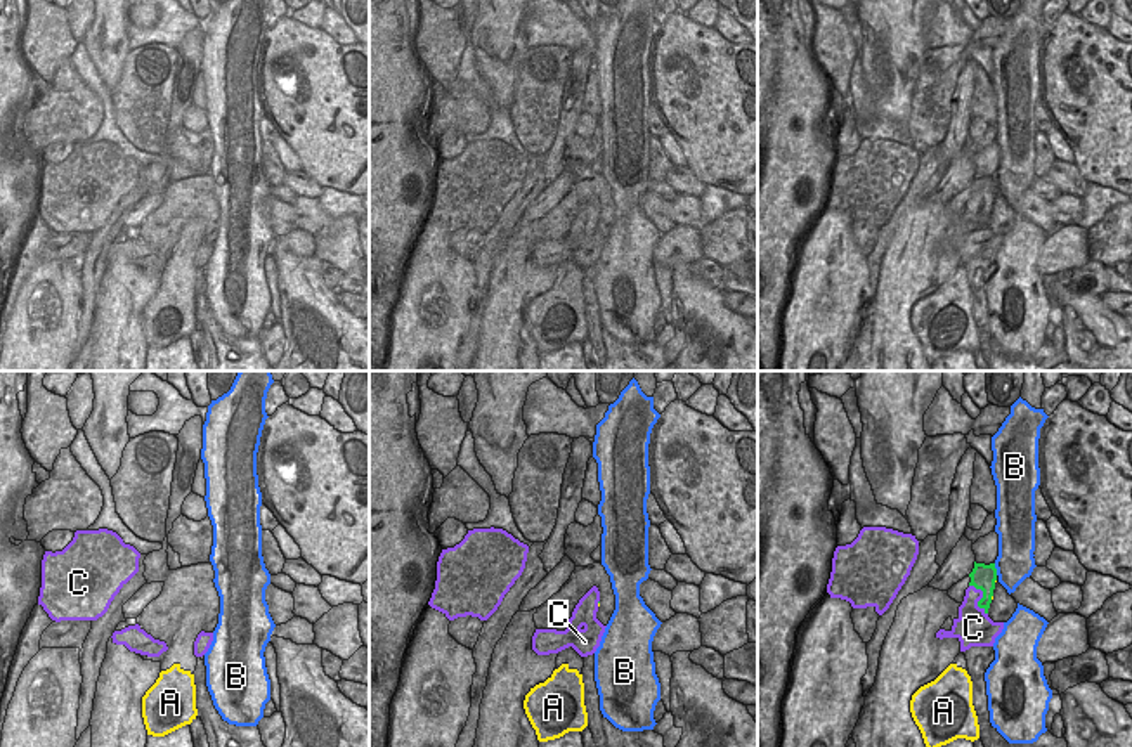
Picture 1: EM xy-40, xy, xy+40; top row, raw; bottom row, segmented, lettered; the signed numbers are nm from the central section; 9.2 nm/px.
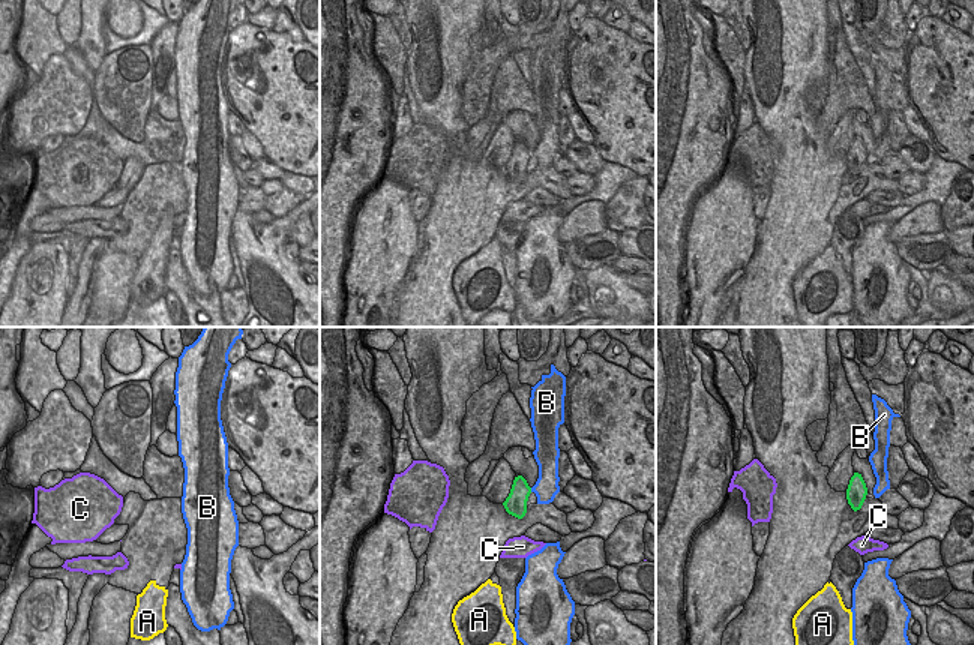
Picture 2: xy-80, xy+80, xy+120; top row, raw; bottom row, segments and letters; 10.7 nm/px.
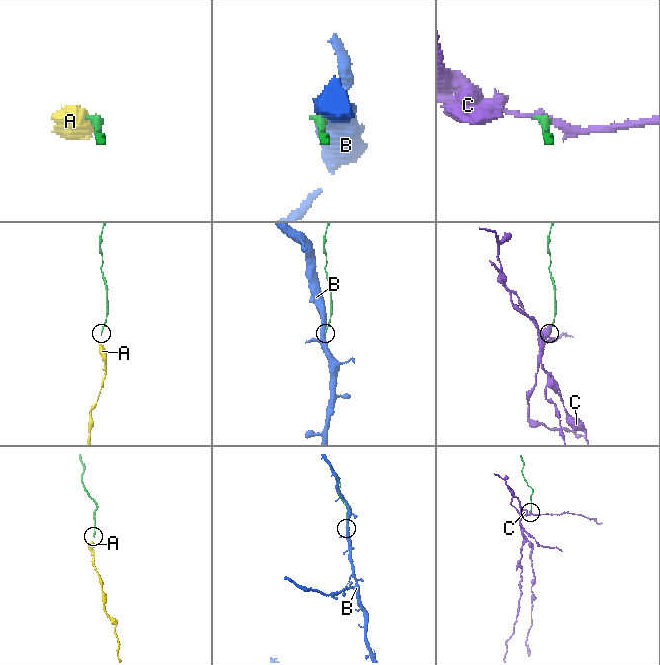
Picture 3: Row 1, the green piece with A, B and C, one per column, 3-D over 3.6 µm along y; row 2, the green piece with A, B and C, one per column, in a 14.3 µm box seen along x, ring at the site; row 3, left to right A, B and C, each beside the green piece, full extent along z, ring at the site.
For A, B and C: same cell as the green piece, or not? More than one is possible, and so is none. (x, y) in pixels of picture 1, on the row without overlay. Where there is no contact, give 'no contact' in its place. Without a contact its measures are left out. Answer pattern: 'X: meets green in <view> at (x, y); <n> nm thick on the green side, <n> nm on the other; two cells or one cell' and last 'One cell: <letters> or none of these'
A: meets green in xy+40 at (992, 207); 240 nm thick on the green side, 30 nm on the other; one cell
B: meets green in xy+40 at (995, 181); 240 nm thick on the green side, 340 nm on the other; two cells
C: meets green in xy+40 at (983, 208); 240 nm thick on the green side, 280 nm on the other; two cells
One cell: A

